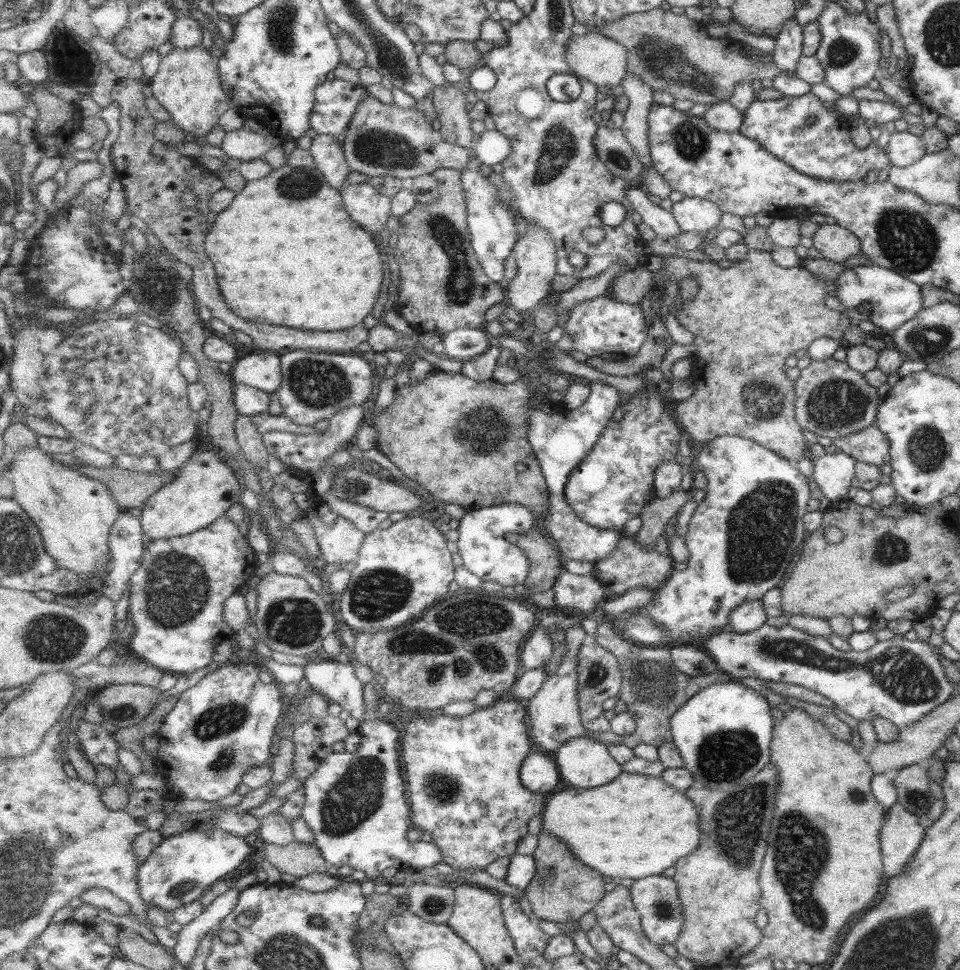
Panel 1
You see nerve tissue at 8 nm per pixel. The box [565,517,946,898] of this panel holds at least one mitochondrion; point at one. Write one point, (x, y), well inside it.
(898, 673)

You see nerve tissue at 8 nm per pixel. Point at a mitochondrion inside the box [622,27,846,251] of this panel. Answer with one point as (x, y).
(660, 58)

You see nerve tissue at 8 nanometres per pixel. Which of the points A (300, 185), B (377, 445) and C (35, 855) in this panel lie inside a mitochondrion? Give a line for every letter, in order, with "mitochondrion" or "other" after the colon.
A: mitochondrion
B: other
C: mitochondrion

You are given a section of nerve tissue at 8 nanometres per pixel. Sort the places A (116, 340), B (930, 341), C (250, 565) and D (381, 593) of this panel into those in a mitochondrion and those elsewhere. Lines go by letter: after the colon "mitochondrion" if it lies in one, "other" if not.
A: other
B: mitochondrion
C: other
D: mitochondrion

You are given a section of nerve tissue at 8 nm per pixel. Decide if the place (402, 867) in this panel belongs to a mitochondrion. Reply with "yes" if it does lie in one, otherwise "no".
no

